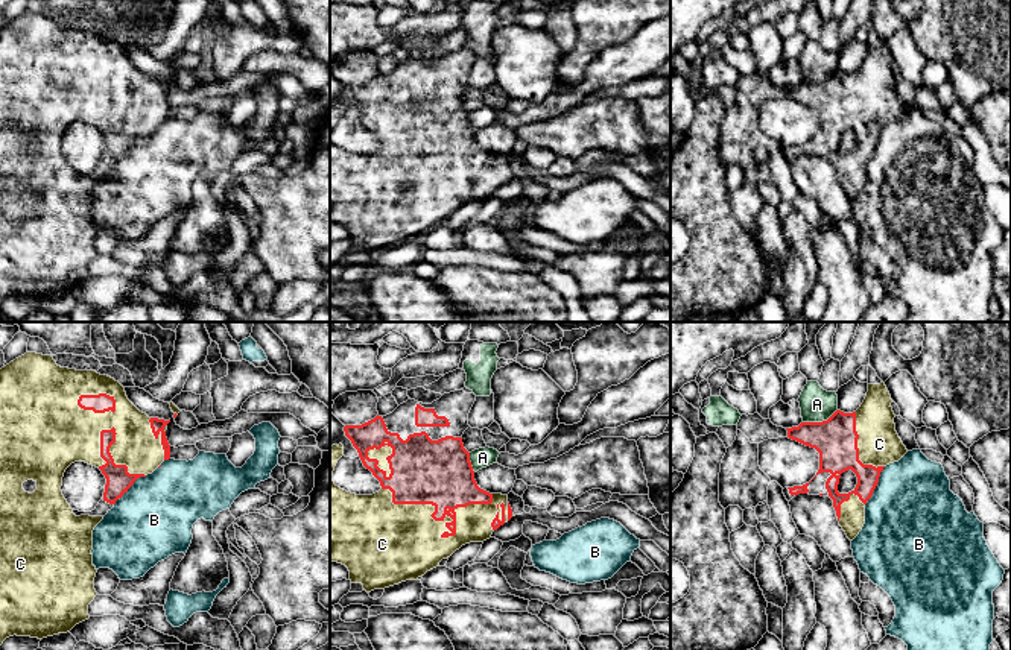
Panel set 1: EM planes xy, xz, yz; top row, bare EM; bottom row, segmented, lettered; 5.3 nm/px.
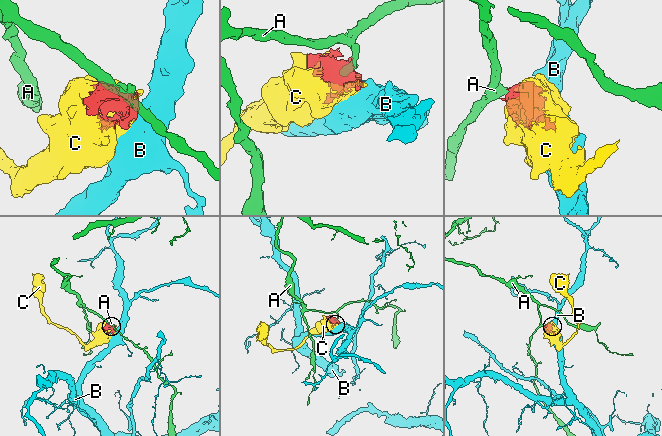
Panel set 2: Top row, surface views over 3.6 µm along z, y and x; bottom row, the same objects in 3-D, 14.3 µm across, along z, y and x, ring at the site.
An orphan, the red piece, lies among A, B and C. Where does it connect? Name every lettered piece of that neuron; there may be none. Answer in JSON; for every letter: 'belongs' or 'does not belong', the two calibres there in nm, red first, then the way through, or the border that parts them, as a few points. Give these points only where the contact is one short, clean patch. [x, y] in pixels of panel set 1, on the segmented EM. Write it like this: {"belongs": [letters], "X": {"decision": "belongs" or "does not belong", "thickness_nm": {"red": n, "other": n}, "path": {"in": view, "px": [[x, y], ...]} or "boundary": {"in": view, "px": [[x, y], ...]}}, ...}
{"belongs": ["C"], "A": {"decision": "does not belong", "thickness_nm": {"red": 220, "other": 180}, "boundary": {"in": "yz", "px": [[836, 409], [826, 419], [803, 422]]}}, "B": {"decision": "does not belong", "thickness_nm": {"red": 140, "other": 420}}, "C": {"decision": "belongs", "thickness_nm": {"red": 340, "other": 420}}}

